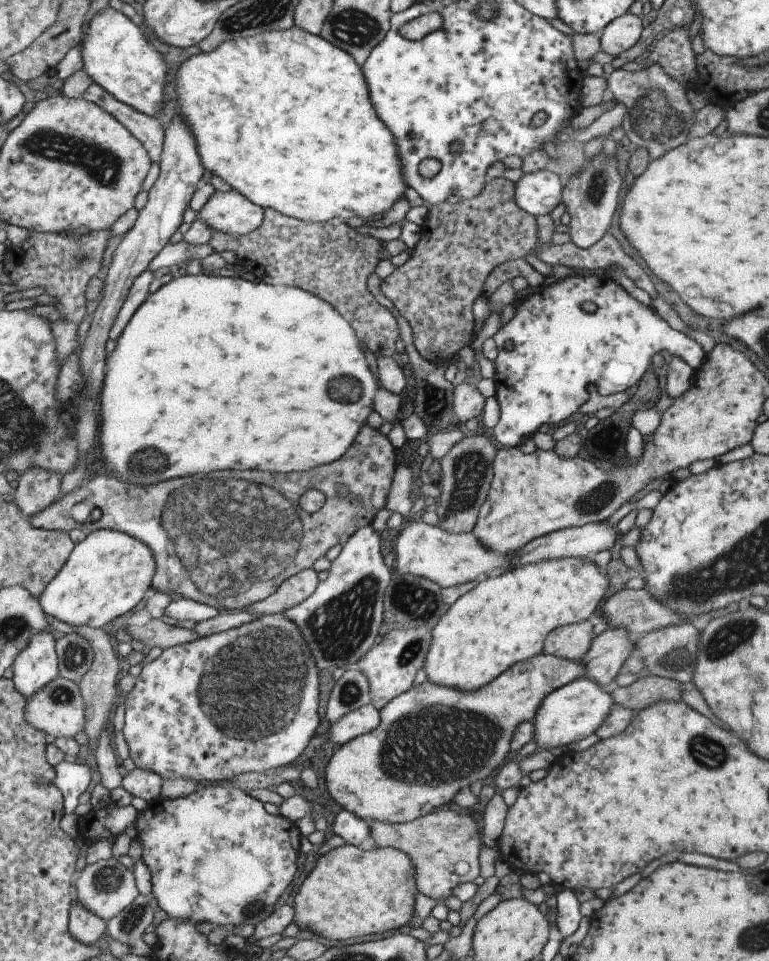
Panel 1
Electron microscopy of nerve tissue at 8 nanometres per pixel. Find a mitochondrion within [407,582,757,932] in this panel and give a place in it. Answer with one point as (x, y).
(710, 754)

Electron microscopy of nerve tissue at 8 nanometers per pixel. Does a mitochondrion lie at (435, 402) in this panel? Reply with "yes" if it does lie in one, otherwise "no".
yes

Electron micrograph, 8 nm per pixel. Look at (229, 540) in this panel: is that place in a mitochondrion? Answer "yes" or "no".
yes

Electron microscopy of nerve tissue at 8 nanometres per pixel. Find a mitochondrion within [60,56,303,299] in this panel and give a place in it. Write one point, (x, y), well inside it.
(80, 256)

